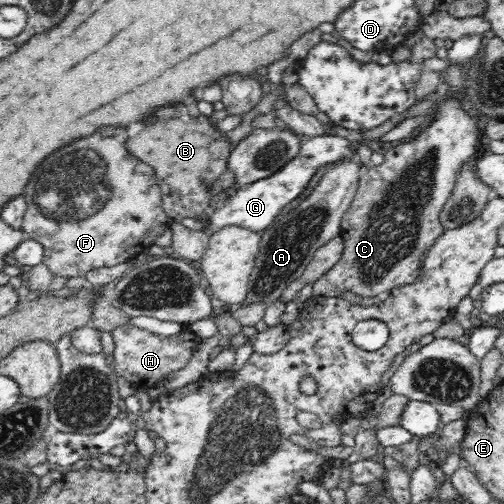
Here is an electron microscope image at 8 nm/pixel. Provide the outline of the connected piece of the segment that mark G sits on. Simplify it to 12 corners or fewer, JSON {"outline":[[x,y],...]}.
{"outline":[[322,135],[301,143],[268,178],[238,189],[209,230],[268,228],[318,168],[351,158],[358,142]]}

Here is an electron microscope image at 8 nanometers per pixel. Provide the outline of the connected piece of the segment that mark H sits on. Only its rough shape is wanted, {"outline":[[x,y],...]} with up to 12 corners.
{"outline":[[126,323],[111,330],[113,369],[152,388],[188,364],[199,341]]}

